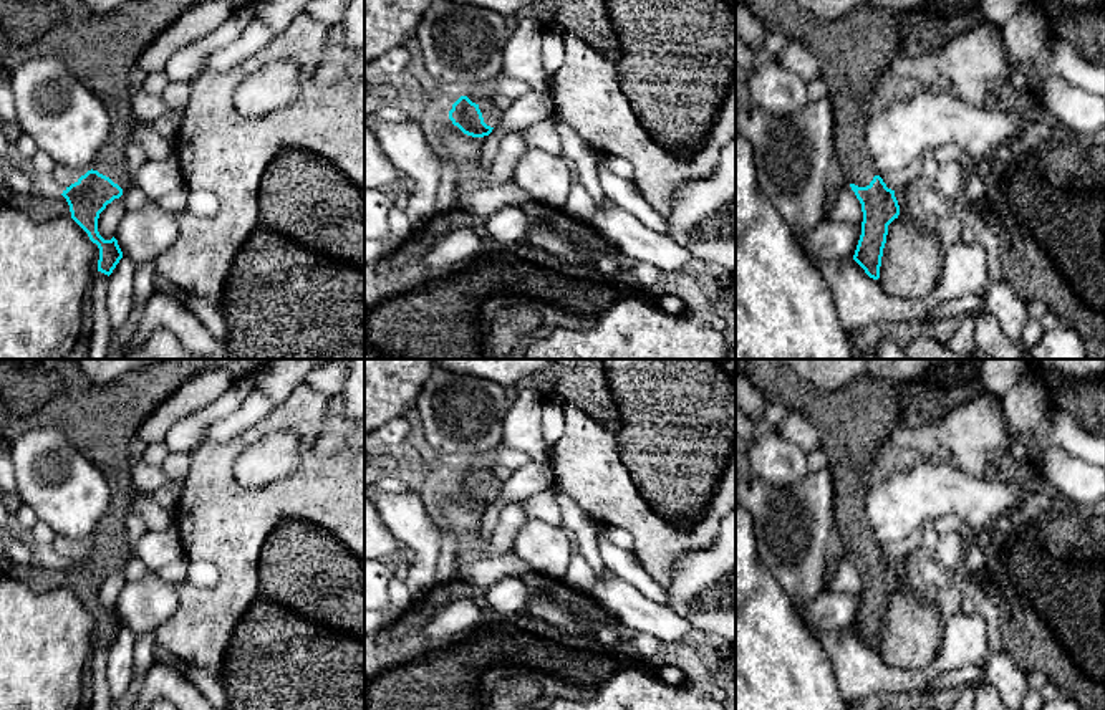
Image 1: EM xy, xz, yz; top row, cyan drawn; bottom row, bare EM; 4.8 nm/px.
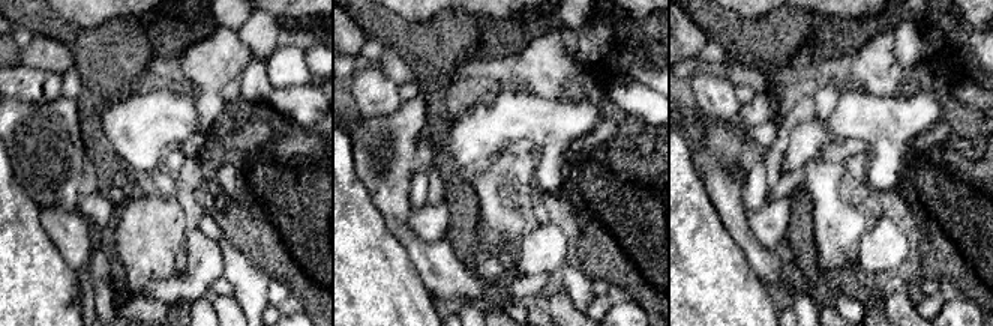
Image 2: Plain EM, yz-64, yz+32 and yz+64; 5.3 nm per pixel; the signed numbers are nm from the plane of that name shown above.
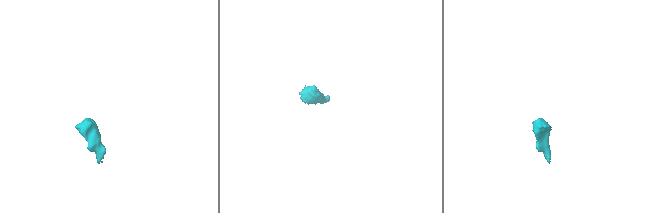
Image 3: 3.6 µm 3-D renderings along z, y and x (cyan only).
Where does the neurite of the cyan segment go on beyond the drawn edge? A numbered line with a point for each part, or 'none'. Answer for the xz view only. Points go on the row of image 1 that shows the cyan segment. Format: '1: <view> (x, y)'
1: xz (491, 113)

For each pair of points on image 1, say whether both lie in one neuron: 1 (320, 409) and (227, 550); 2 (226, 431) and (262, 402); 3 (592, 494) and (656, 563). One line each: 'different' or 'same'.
1: same
2: same
3: same

